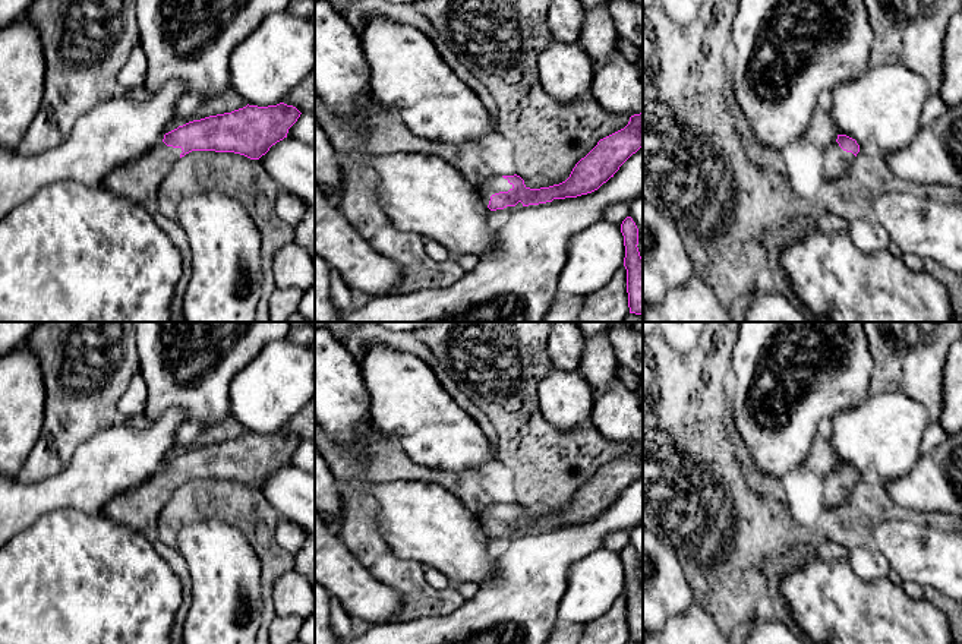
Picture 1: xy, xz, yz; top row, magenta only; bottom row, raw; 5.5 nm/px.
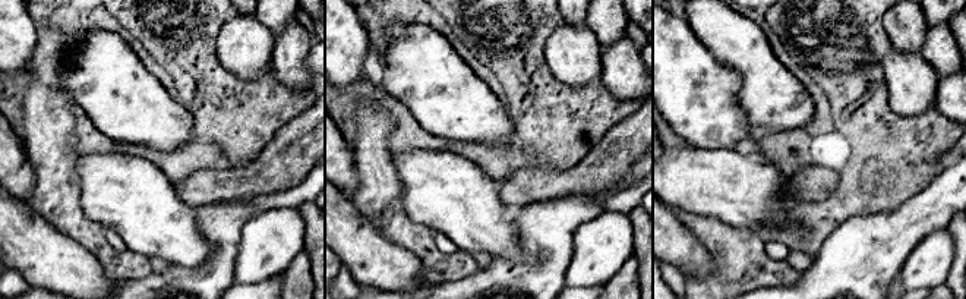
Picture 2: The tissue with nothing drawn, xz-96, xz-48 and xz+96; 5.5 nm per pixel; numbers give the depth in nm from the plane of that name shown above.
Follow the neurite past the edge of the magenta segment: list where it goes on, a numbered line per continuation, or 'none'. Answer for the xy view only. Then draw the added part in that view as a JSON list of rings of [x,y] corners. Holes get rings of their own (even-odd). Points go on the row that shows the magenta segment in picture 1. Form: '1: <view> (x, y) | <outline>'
1: xy (138, 180) | [[[161,141],[149,152],[108,173],[101,183],[101,187],[142,206],[182,255],[182,275],[171,299],[170,322],[183,322],[183,294],[192,278],[192,250],[184,230],[158,209],[158,187],[182,152],[182,148],[167,146]]]

